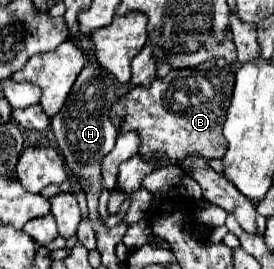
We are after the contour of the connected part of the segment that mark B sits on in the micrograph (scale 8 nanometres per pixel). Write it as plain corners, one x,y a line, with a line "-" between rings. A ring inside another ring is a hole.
210,59
200,67
172,69
164,79
154,79
150,87
134,87
112,109
112,123
122,131
140,133
140,155
156,153
172,165
188,153
200,153
206,159
222,159
228,143
222,135
226,109
234,91
234,69
226,59

